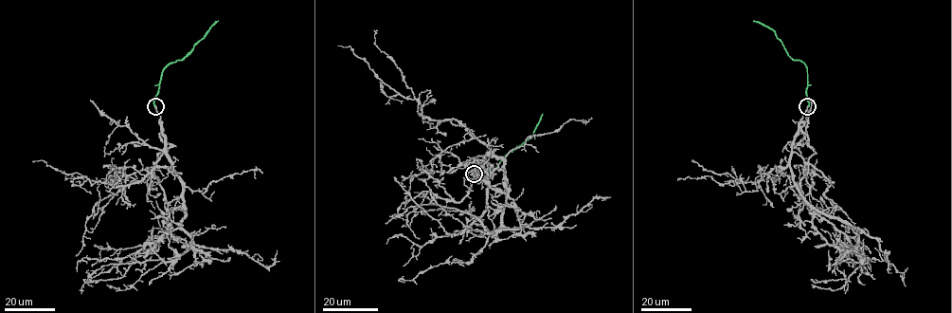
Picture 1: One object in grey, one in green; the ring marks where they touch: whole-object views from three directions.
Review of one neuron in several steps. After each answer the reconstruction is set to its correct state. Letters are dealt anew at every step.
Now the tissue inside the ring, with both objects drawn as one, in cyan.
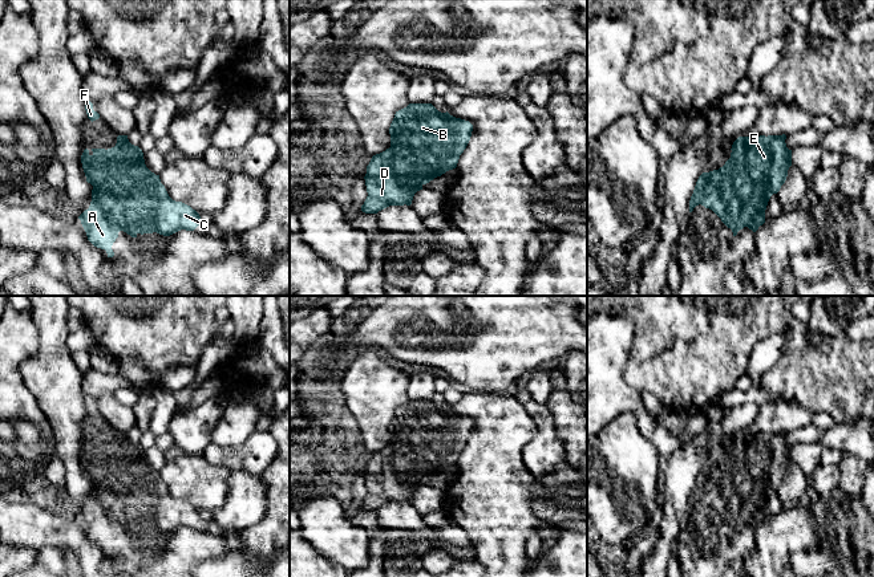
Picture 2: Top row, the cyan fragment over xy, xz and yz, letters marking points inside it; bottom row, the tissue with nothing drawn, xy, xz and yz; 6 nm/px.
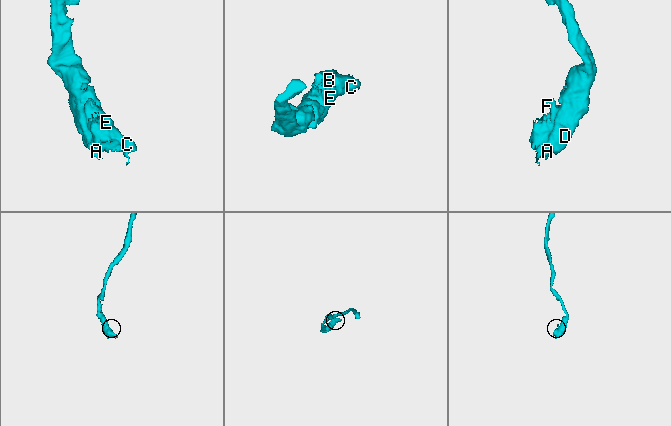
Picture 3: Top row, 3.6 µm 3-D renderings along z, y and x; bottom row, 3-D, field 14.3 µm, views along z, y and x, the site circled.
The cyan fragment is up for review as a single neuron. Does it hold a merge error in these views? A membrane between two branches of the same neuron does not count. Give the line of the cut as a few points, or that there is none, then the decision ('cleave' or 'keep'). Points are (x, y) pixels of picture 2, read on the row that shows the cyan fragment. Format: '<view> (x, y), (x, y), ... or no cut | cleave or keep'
no cut | keep

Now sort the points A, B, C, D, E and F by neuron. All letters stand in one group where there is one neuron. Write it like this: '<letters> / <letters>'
A B C D E F

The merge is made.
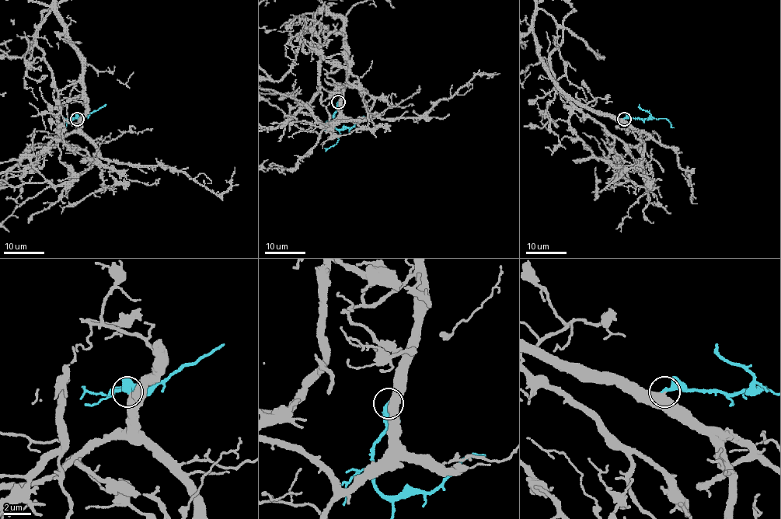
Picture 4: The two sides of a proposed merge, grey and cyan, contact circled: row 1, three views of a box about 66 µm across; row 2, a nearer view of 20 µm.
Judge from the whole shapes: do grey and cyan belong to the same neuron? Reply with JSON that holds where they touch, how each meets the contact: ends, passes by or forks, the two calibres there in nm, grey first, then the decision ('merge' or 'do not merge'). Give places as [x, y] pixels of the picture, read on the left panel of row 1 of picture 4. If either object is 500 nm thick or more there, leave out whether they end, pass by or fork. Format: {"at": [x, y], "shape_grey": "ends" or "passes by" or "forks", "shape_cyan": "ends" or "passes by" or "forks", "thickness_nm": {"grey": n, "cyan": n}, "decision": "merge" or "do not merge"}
{"at": [77, 119], "thickness_nm": {"grey": 550, "cyan": 360}, "decision": "merge"}

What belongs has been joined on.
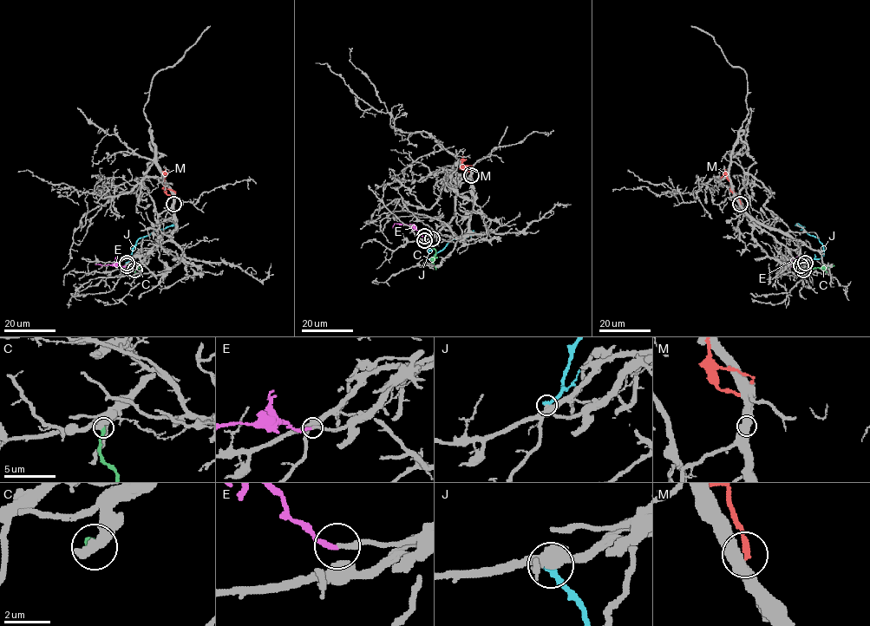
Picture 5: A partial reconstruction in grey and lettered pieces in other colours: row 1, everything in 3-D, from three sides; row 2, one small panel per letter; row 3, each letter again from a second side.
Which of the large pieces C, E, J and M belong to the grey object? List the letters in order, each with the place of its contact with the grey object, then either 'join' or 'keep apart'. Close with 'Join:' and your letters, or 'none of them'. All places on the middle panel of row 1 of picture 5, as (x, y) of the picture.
C: contact (432, 238); keep apart
E: contact (424, 236); join
J: contact (424, 240); keep apart
M: contact (471, 175); keep apart
Join: E

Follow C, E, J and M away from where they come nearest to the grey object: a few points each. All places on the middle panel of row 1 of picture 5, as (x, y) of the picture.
C: (432, 238), (436, 269)
E: (423, 236), (410, 224), (395, 223), (392, 227)
J: (423, 240), (429, 258), (453, 239), (465, 238), (474, 230)
M: (471, 176), (462, 167), (462, 155)

